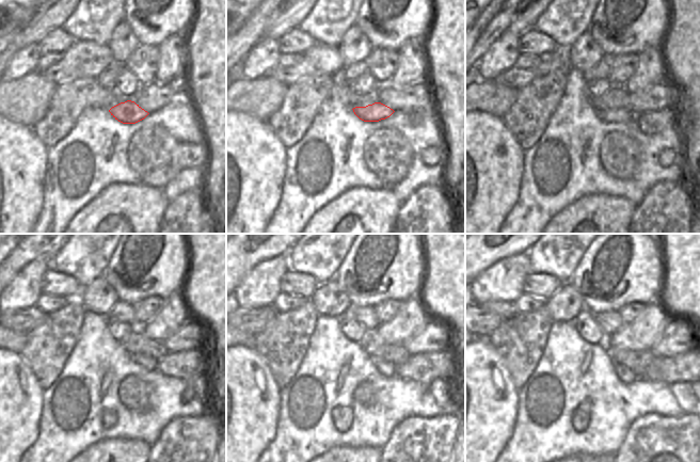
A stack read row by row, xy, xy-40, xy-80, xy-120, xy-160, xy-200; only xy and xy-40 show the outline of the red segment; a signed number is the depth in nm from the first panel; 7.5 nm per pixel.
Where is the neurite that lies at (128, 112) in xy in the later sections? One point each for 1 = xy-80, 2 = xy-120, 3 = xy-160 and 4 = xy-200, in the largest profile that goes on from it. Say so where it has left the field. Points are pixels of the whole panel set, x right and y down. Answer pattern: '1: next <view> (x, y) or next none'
1: next xy-80 (652, 123)
2: next xy-120 (185, 365)
3: next xy-160 (425, 368)
4: next xy-200 (682, 368)

